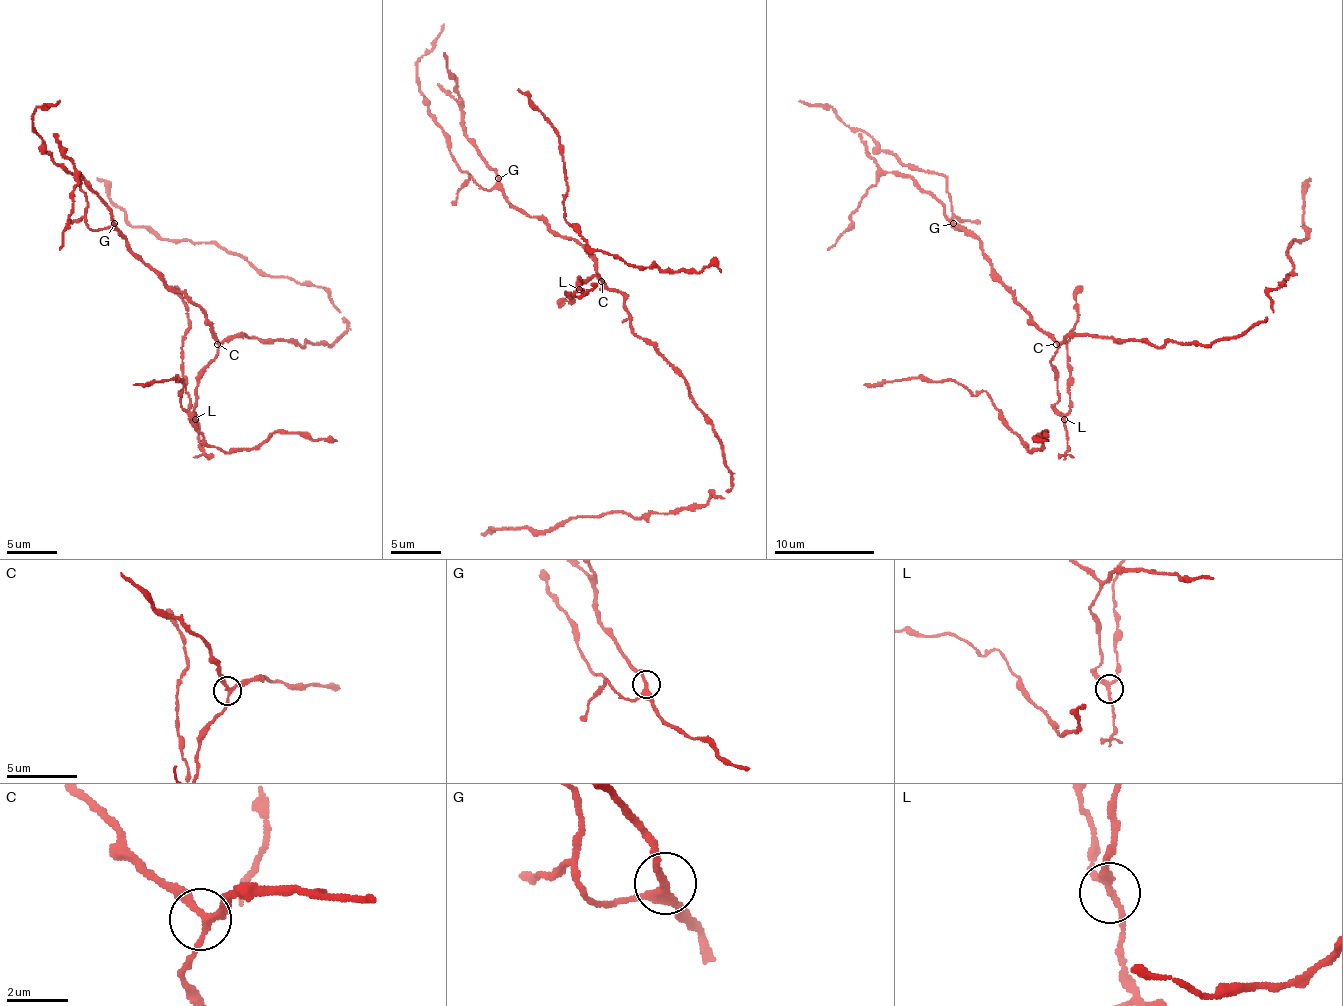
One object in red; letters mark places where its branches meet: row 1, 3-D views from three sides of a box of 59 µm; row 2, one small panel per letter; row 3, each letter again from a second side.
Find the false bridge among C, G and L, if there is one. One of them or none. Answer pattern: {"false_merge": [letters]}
{"false_merge": []}

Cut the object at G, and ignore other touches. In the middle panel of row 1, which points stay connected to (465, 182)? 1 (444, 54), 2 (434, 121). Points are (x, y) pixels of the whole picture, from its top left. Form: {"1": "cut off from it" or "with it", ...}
{"1": "cut off from it", "2": "with it"}

